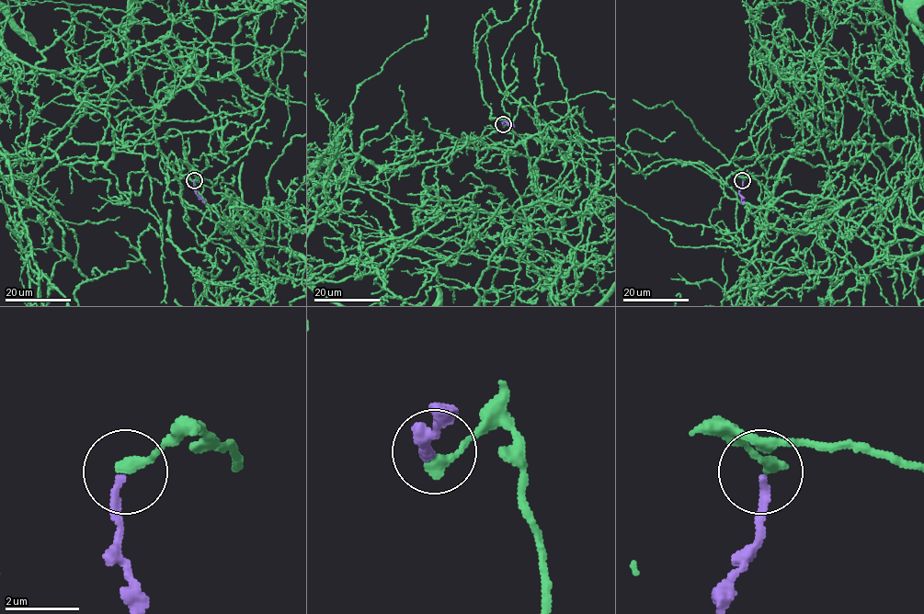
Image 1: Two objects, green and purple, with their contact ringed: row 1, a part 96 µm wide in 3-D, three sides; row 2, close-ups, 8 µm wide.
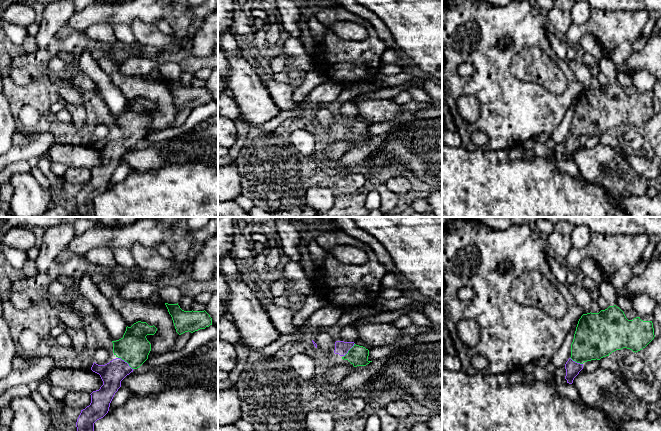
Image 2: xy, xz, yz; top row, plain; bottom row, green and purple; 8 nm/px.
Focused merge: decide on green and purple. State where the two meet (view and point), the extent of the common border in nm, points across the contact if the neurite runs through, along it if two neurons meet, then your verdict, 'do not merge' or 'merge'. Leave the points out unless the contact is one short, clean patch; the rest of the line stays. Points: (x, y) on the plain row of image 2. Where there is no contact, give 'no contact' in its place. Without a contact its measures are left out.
meets green in xy at (126, 137); contact 160 nm long; runs through xy (134, 124), (131, 132), (126, 137), (112, 149); merge

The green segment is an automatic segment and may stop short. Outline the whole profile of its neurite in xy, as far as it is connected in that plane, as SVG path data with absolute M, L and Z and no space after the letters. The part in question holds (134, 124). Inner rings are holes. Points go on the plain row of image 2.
M141 97L127 102L123 113L112 117L113 129L117 134L105 141L93 139L91 146L100 151L103 161L90 170L90 181L81 186L77 195L77 211L82 217L96 217L94 199L108 189L121 157L148 135L151 120L146 112L154 111L156 107L154 101L149 102Z

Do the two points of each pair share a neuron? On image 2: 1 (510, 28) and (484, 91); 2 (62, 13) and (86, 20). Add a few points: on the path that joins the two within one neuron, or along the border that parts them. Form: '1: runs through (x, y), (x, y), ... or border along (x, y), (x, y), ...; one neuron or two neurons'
1: runs through (493, 38), (484, 47), (484, 74); one neuron
2: border along (75, 12), (66, 24); two neurons

